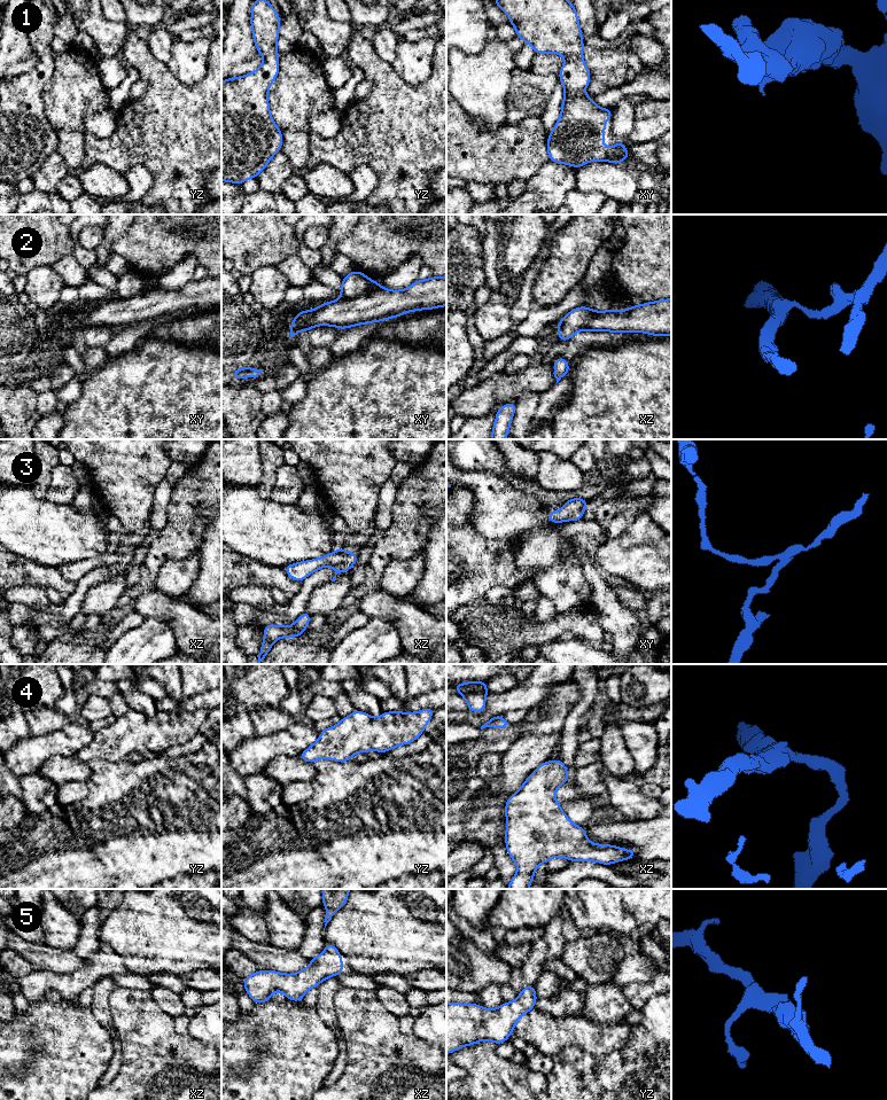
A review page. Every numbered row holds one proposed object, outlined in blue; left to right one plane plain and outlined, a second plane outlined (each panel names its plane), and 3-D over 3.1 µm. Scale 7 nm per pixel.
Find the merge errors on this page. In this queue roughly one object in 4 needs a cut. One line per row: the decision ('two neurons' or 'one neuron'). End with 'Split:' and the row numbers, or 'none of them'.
1: one neuron
2: two neurons
3: two neurons
4: one neuron
5: one neuron
Split: 2, 3

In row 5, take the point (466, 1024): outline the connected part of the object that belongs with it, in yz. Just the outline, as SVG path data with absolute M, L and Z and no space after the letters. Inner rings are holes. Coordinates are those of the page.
M535 985L523 988L512 1003L490 1009L478 1004L446 1004L446 1054L482 1040L499 1045L513 1033L516 1021L535 1008Z

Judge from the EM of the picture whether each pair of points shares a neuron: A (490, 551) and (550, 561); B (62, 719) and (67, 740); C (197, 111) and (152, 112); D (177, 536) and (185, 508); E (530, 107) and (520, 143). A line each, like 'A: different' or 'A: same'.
A: different
B: different
C: same
D: same
E: different

